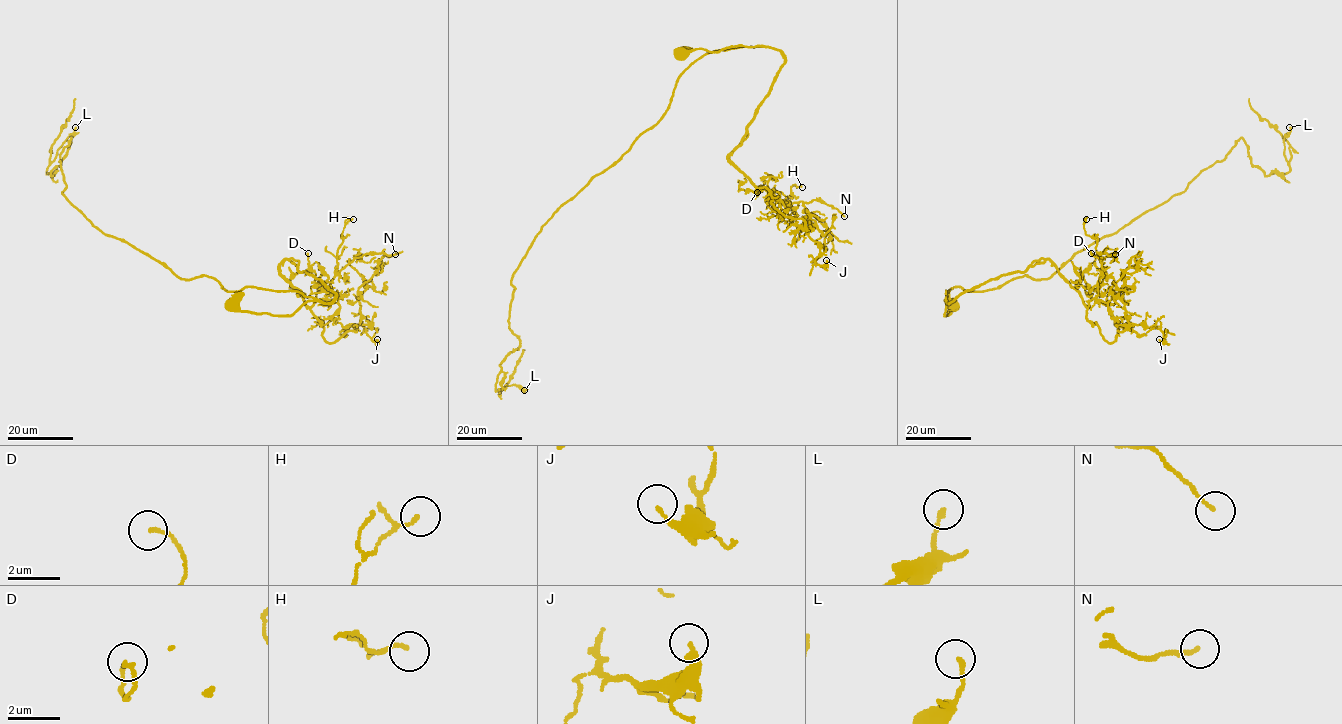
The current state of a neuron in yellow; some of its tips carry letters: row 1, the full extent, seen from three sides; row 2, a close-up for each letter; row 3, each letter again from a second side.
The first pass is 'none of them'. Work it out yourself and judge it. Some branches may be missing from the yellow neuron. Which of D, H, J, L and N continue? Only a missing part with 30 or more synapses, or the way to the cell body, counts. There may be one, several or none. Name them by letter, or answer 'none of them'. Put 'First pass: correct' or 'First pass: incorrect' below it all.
none of them
First pass: correct

